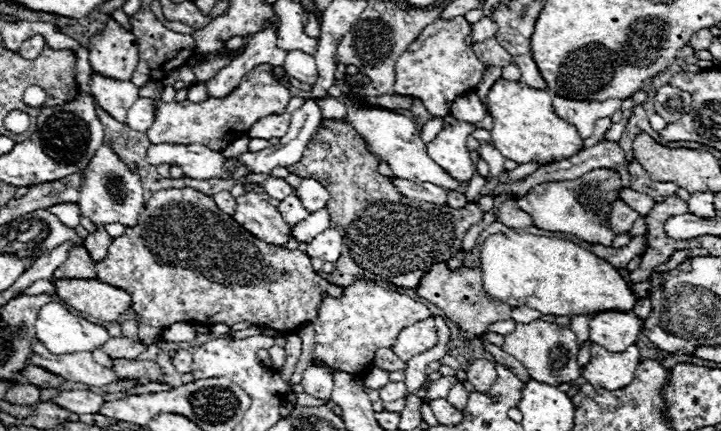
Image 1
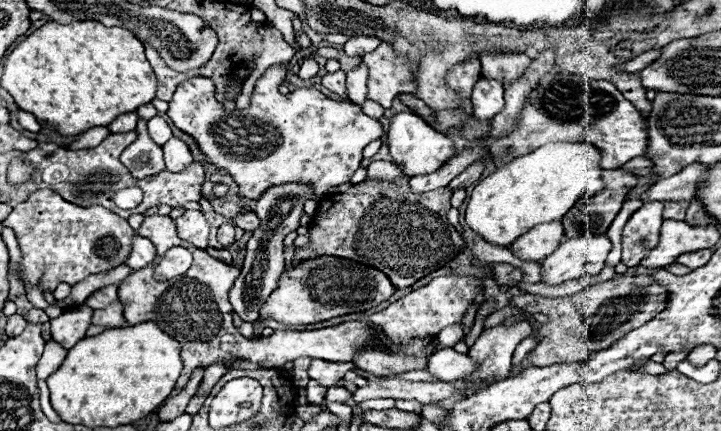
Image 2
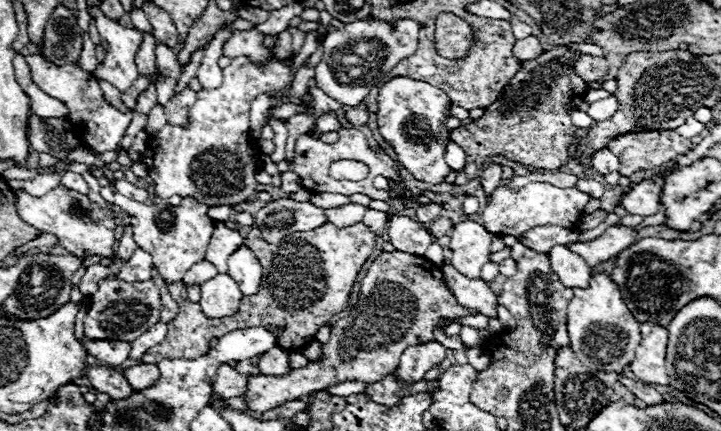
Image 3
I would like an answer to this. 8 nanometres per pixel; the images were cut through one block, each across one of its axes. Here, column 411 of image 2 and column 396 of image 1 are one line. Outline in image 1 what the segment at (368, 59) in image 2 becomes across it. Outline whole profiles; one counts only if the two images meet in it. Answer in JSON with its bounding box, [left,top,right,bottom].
[394,16,486,116]

